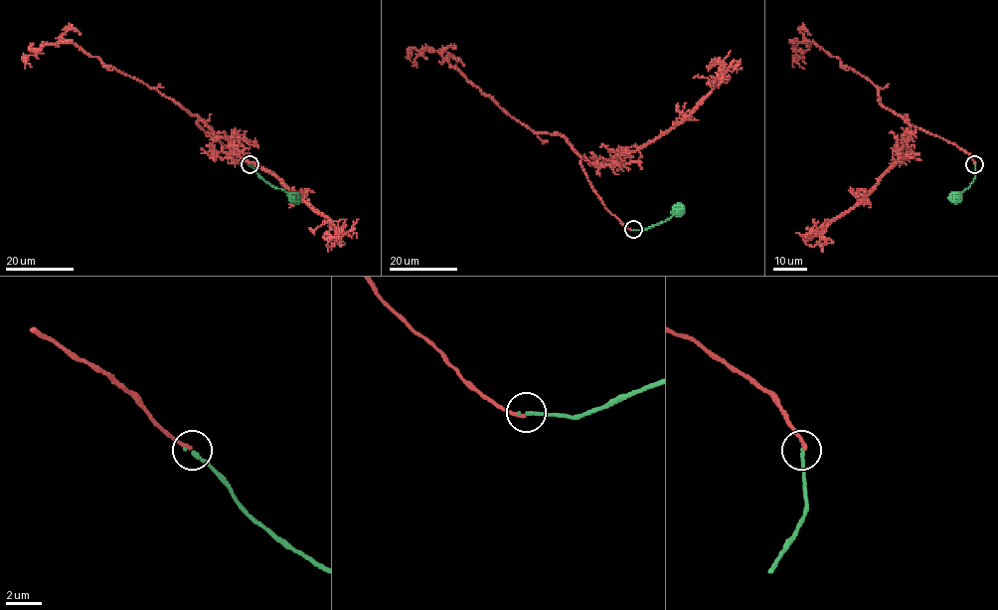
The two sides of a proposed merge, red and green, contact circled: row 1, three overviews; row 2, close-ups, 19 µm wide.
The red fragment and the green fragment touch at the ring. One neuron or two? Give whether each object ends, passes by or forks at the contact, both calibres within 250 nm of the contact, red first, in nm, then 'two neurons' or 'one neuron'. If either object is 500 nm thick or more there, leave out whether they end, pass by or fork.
red ends there; green ends there; 220 nm thick on the red side, 240 nm on the other; two neurons

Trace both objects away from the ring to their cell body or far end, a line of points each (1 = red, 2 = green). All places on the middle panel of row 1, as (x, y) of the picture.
1: (633, 229), (605, 207), (582, 157), (564, 137), (521, 123), (435, 51), (410, 49), (409, 59)
2: (633, 229), (649, 229), (678, 211)

